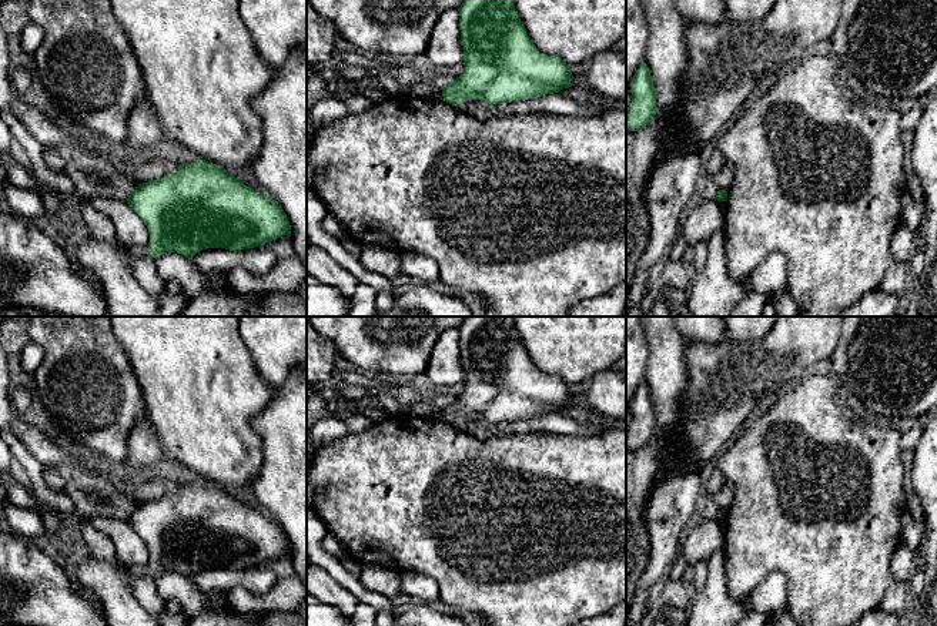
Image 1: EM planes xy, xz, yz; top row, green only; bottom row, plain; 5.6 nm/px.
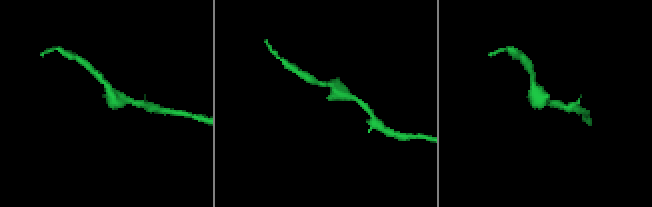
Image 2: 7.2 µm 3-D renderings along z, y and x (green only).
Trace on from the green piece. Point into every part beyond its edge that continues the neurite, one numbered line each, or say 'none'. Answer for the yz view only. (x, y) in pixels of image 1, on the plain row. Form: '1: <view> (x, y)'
none

